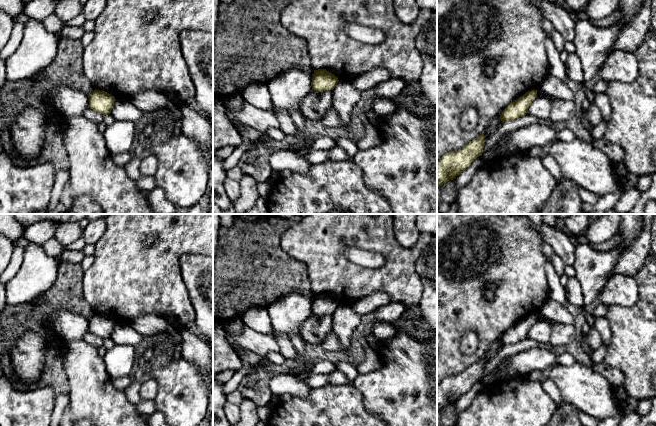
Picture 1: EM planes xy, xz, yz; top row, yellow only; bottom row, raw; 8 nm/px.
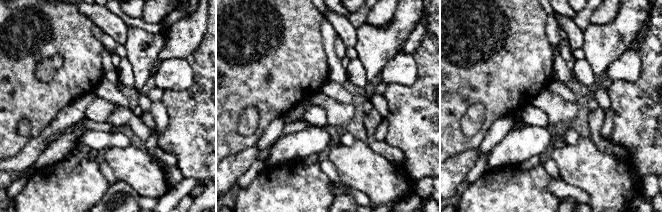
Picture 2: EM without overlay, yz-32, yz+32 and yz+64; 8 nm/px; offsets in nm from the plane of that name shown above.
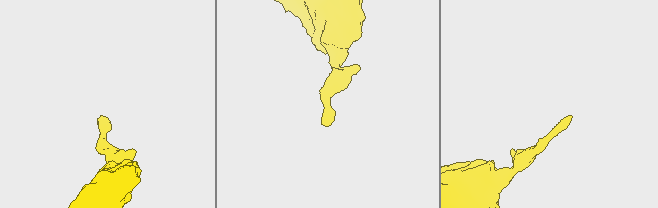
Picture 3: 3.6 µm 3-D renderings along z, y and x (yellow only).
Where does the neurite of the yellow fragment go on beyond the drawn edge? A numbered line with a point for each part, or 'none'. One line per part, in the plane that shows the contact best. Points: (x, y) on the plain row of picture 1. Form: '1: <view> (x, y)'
none

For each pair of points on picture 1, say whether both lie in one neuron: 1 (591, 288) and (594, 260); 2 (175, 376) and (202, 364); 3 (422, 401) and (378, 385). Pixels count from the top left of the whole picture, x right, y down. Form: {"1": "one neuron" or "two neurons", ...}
{"1": "one neuron", "2": "two neurons", "3": "one neuron"}

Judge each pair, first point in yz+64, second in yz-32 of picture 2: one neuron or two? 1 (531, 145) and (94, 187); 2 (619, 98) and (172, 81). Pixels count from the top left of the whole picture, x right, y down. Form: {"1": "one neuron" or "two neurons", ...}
{"1": "two neurons", "2": "two neurons"}

